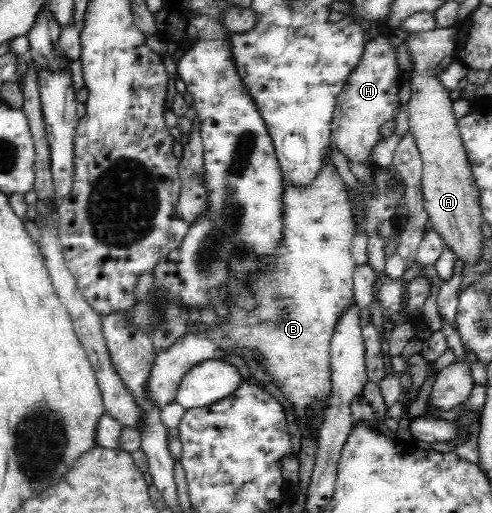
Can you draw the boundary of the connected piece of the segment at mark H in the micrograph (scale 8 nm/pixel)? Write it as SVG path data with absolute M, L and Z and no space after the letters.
M380 33L377 38L372 39L364 46L362 60L358 67L352 71L347 84L336 100L336 107L332 115L333 147L339 149L345 155L347 161L356 163L367 162L368 167L375 171L378 166L371 163L371 155L374 146L383 137L379 132L380 126L393 117L395 109L401 103L398 91L402 83L400 68L396 60L396 49L390 46L388 33Z

